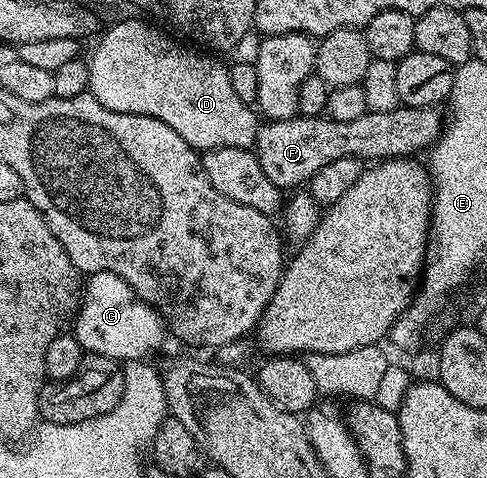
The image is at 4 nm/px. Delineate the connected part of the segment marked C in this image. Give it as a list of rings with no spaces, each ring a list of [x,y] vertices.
[[[94,272],[82,288],[80,307],[74,317],[74,335],[85,353],[105,356],[117,362],[144,360],[163,342],[166,325],[150,305],[139,300],[118,274]]]

